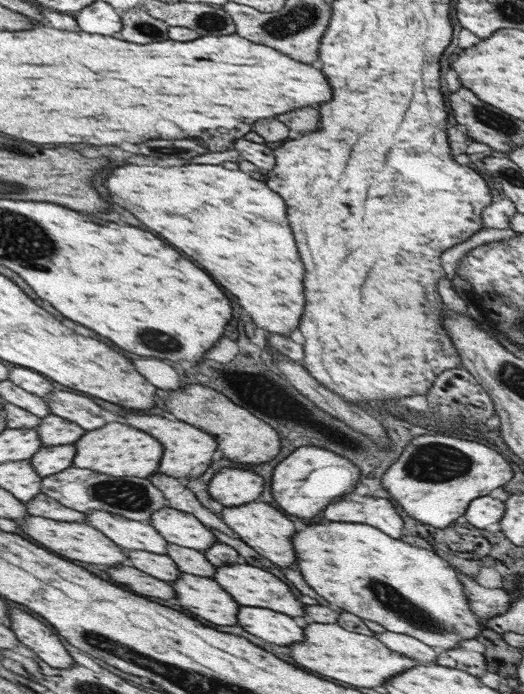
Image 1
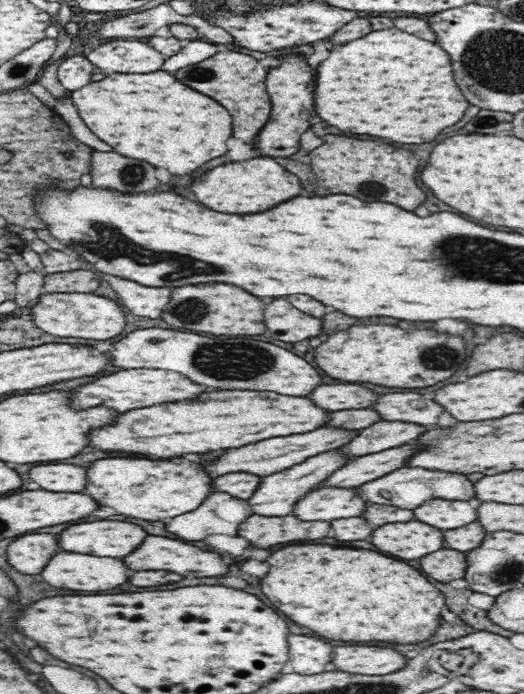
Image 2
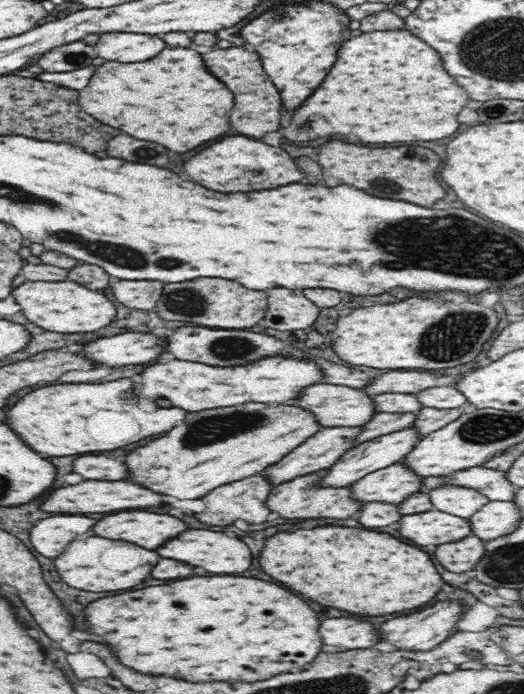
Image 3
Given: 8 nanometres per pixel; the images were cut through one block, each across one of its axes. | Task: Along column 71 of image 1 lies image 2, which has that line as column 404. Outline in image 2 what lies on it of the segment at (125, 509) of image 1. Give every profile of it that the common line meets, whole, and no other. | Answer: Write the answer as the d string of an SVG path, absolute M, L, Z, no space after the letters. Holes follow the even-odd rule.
M410 466L398 468L397 471L390 472L381 479L372 480L357 488L360 488L361 496L369 503L392 505L408 510L414 510L433 499L475 501L477 497L477 493L474 492L474 482L465 474Z

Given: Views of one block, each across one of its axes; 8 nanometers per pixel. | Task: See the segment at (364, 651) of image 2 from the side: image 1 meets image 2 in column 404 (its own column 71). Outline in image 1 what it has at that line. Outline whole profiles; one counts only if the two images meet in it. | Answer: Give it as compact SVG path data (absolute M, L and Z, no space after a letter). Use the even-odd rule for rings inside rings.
M18 608L10 610L9 619L11 622L9 627L21 644L37 653L51 667L67 669L76 664L72 656L66 652L66 648L62 646L60 638L40 620Z

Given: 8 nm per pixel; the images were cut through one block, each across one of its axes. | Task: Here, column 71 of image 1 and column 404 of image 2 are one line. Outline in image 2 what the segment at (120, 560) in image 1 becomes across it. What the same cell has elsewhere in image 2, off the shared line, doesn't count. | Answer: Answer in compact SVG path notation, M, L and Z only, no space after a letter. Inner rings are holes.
M418 519L383 524L373 530L370 538L378 550L394 554L402 560L422 558L428 552L442 549L445 543L442 529Z

